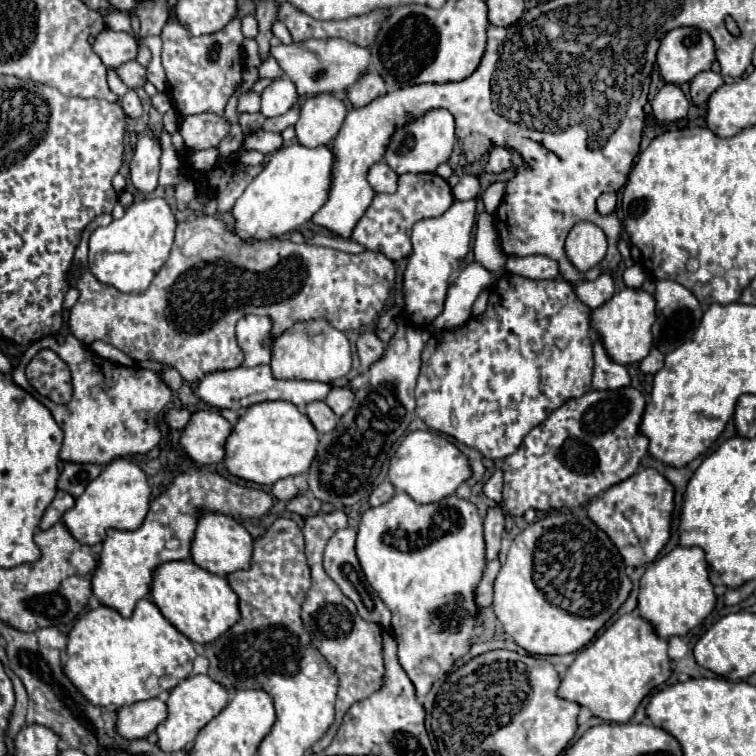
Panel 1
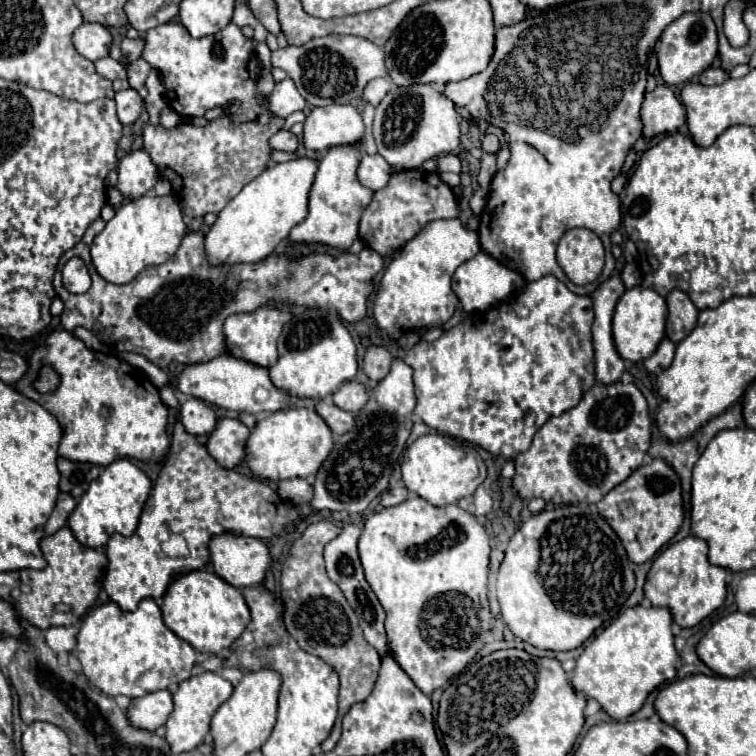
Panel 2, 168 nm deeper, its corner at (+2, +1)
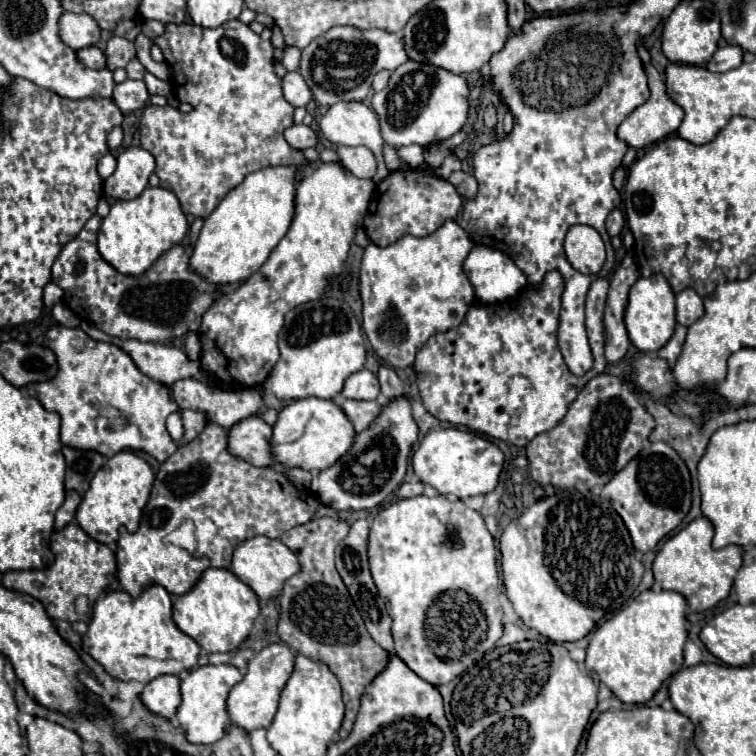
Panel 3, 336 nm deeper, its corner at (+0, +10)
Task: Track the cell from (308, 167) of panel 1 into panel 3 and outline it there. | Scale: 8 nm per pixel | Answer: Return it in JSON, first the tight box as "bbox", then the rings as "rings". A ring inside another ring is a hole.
{"bbox":[190,166,298,286],"rings":[[[292,166],[262,168],[248,174],[240,186],[228,192],[218,208],[204,220],[190,256],[190,270],[216,286],[250,278],[268,260],[292,222],[298,184],[294,174],[296,170]]]}

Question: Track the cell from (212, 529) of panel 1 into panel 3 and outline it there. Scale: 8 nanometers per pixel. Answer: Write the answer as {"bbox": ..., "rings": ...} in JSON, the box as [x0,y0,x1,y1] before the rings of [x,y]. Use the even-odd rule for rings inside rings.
{"bbox":[232,536,300,600],"rings":[[[256,536],[246,542],[242,542],[234,550],[232,558],[232,570],[234,574],[248,584],[260,598],[272,600],[282,592],[282,586],[288,578],[292,578],[296,572],[300,572],[300,562],[294,552],[290,552],[280,540],[270,540],[266,536]]]}

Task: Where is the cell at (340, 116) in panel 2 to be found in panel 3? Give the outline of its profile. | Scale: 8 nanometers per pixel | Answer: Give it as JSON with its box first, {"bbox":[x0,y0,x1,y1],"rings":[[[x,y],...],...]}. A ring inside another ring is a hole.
{"bbox":[320,102,390,182],"rings":[[[338,102],[320,120],[320,132],[334,144],[342,146],[366,146],[374,152],[378,160],[380,174],[374,182],[382,182],[390,170],[384,164],[384,138],[380,134],[380,122],[376,112],[372,112],[362,102]]]}

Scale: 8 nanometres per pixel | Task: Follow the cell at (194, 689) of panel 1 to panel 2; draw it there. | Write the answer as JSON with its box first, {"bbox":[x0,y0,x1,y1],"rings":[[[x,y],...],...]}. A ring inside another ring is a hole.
{"bbox":[164,671,234,753],"rings":[[[204,671],[204,673],[196,675],[196,677],[190,677],[190,679],[182,681],[180,689],[172,697],[174,699],[174,711],[170,713],[170,717],[166,721],[164,739],[168,741],[170,749],[174,749],[174,753],[182,753],[182,751],[190,751],[198,743],[202,743],[204,737],[208,735],[212,715],[232,695],[232,691],[234,691],[232,685],[220,673]]]}

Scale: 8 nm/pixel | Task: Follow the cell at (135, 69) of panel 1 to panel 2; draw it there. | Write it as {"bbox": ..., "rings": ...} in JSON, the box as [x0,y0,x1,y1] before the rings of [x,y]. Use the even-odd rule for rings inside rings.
{"bbox":[94,57,126,81],"rings":[[[112,57],[98,59],[94,65],[96,65],[96,71],[102,77],[110,79],[110,81],[114,81],[114,79],[126,79],[126,67],[120,61],[114,61]]]}

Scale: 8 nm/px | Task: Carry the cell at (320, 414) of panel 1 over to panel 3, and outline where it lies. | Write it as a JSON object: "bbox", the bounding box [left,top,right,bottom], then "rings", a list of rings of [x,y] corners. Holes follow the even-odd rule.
{"bbox":[340,400,384,432],"rings":[[[340,400],[342,410],[346,412],[346,416],[354,422],[356,432],[362,432],[364,428],[368,428],[368,424],[372,424],[372,420],[376,420],[376,416],[380,414],[380,408],[384,408],[380,402],[372,400],[372,402],[360,402],[360,400]]]}

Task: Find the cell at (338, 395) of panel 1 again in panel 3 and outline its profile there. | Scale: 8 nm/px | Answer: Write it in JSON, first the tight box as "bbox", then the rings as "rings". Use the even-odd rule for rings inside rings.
{"bbox":[342,368,380,400],"rings":[[[366,368],[360,372],[354,372],[346,380],[342,396],[352,400],[376,400],[380,396],[380,384],[376,380],[376,374],[372,374]]]}

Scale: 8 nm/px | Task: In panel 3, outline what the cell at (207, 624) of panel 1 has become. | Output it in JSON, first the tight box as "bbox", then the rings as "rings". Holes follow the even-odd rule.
{"bbox":[172,568,260,654],"rings":[[[208,568],[190,592],[174,600],[172,612],[176,626],[212,654],[238,650],[250,636],[254,620],[260,614],[260,606],[258,596],[236,574],[224,568]]]}

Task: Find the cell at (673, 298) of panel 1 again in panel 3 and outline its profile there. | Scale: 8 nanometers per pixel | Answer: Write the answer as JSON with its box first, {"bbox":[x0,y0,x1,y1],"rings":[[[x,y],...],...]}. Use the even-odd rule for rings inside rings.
{"bbox":[676,288,704,326],"rings":[[[686,288],[684,292],[676,294],[676,322],[678,324],[692,326],[702,316],[704,316],[702,298],[692,288]]]}

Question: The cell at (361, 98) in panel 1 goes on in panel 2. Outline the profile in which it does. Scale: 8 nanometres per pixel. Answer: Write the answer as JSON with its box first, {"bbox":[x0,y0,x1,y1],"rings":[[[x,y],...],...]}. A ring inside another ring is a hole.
{"bbox":[362,79,390,107],"rings":[[[372,79],[362,93],[362,101],[364,101],[364,105],[368,103],[372,107],[378,107],[378,101],[382,101],[382,97],[386,97],[388,91],[390,91],[388,79]]]}

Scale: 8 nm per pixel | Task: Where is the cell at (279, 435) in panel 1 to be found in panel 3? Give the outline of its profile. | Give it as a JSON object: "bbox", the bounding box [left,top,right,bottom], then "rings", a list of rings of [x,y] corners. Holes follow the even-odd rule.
{"bbox":[272,396,356,470],"rings":[[[312,396],[294,400],[278,414],[278,422],[274,424],[272,448],[276,460],[288,468],[298,466],[304,470],[324,470],[336,464],[336,460],[340,460],[340,456],[344,456],[348,448],[352,448],[354,438],[356,430],[352,428],[348,416],[344,416],[344,410],[334,404],[334,400]]]}

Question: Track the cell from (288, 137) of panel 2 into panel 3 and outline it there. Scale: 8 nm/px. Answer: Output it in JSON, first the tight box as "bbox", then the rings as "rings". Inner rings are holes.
{"bbox":[286,124,318,150],"rings":[[[294,124],[290,126],[286,132],[286,142],[298,150],[304,150],[304,148],[316,148],[318,146],[318,136],[316,132],[310,128],[310,126],[304,126],[304,124]]]}

